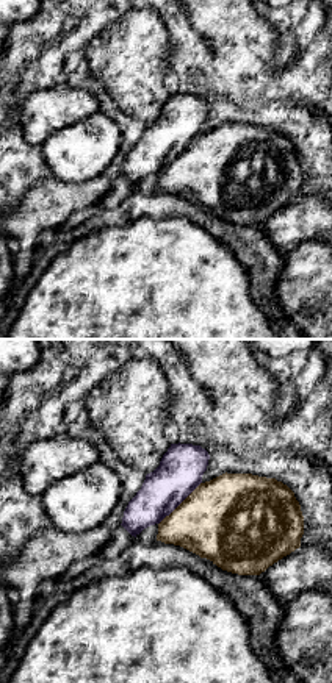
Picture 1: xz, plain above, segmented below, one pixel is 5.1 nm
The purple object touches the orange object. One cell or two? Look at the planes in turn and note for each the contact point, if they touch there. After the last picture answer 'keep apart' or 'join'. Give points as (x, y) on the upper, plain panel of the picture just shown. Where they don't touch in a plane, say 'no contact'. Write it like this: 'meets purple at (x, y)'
meets purple at (179, 153)

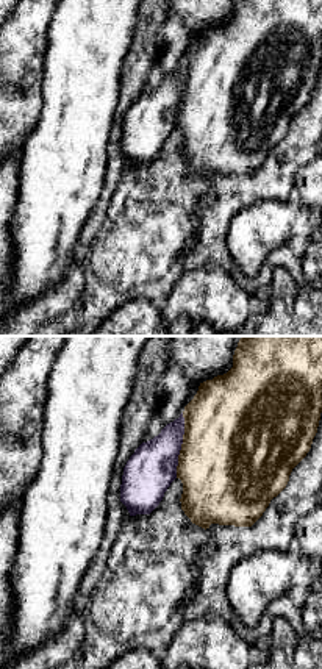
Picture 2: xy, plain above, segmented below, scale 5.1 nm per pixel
meets purple at (180, 96)

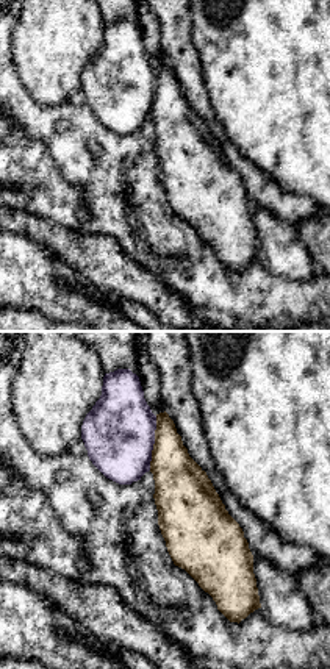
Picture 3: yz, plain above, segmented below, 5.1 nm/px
meets purple at (154, 93)

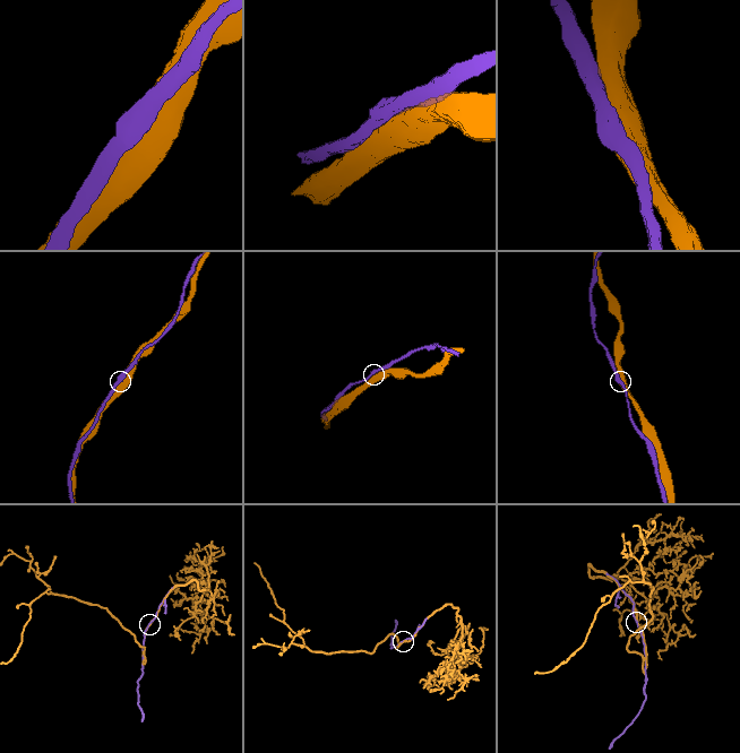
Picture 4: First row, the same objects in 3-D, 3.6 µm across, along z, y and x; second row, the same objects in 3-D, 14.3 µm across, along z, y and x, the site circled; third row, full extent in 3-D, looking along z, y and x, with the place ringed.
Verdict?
join

